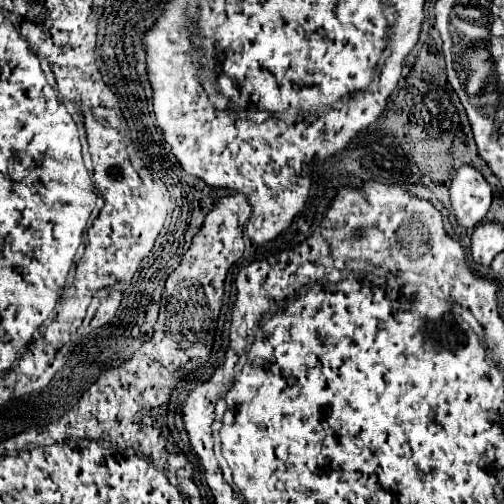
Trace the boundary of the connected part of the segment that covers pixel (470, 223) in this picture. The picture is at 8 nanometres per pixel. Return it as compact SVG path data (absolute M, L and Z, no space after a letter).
M471 167L457 169L449 187L449 195L455 221L463 229L477 227L485 219L493 199L489 183L479 171Z

